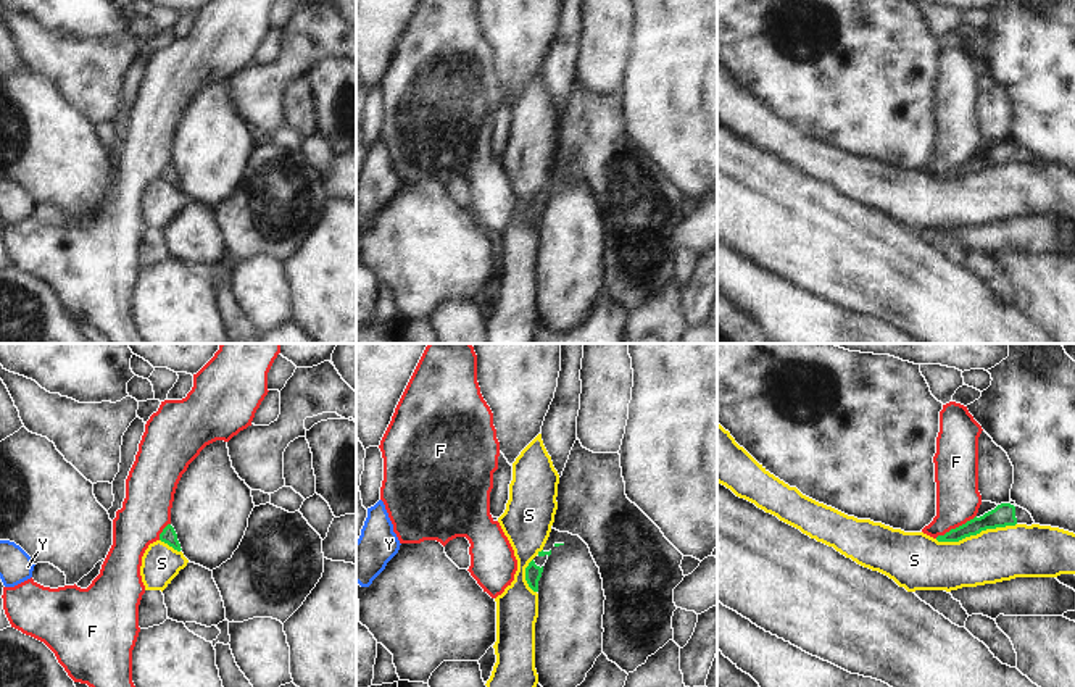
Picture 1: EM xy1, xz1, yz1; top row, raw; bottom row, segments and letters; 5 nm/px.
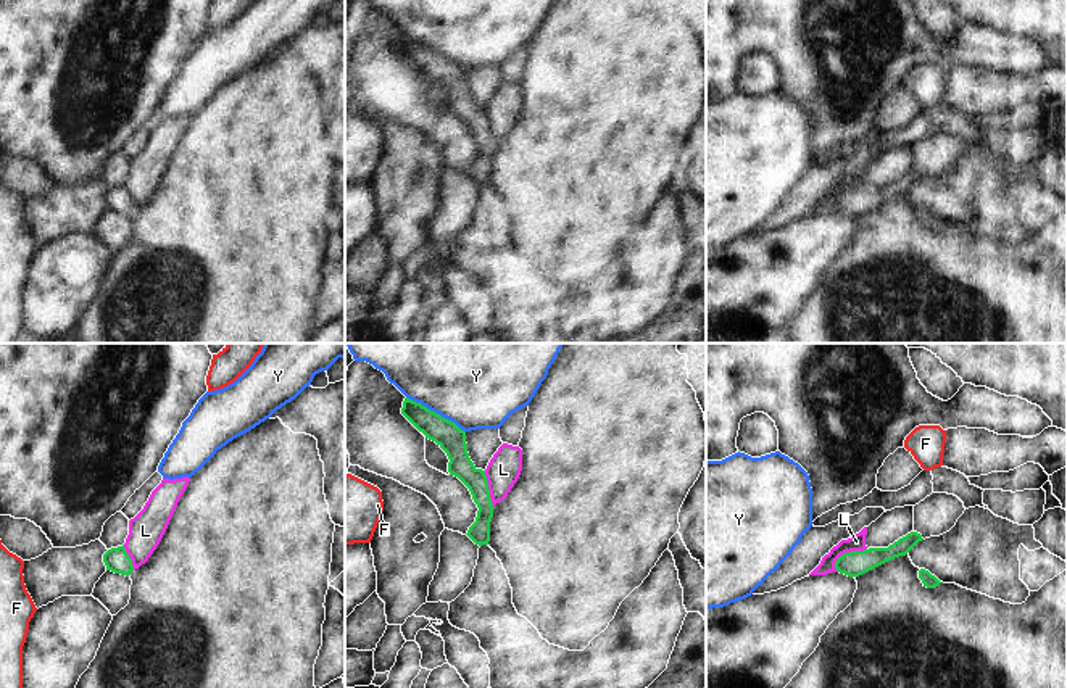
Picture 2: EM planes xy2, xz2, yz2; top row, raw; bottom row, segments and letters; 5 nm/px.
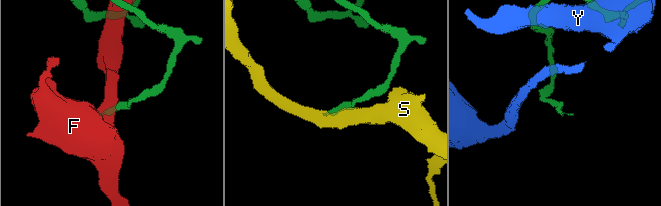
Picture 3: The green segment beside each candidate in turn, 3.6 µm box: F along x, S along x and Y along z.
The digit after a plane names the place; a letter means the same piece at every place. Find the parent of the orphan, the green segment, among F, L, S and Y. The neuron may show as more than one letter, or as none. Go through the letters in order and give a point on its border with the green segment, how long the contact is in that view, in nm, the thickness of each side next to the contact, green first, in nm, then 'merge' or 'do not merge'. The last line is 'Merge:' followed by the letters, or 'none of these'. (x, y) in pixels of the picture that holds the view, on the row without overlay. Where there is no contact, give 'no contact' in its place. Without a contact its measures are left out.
F: yz1 (956, 166) | 240 nm | 110/220 nm | do not merge
L: yz2 (846, 192) | 190 nm | 130/80 nm | do not merge
S: yz1 (975, 173) | 420 nm | 110/260 nm | do not merge
Y: xz2 (435, 52) | 340 nm | 140/340 nm | do not merge
Merge: none of these

